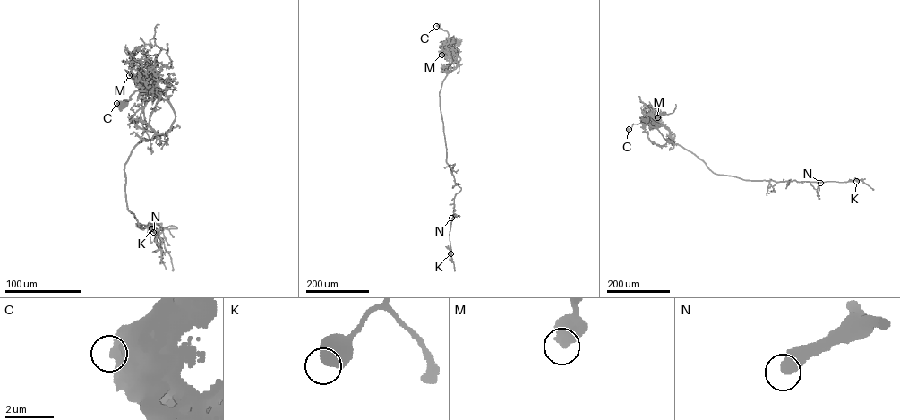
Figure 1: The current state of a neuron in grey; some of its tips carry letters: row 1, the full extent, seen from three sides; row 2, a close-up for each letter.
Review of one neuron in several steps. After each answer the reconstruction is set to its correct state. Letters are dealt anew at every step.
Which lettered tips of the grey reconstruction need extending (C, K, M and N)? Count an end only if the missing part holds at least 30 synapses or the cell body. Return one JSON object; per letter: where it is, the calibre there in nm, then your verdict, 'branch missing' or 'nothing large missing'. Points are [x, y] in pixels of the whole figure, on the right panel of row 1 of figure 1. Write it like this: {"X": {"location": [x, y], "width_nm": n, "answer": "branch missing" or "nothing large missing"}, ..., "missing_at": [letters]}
{"C": {"location": [629, 129], "width_nm": 750, "answer": "nothing large missing"}, "K": {"location": [856, 181], "width_nm": 650, "answer": "nothing large missing"}, "M": {"location": [657, 117], "width_nm": 550, "answer": "nothing large missing"}, "N": {"location": [820, 183], "width_nm": 600, "answer": "nothing large missing"}, "missing_at": []}

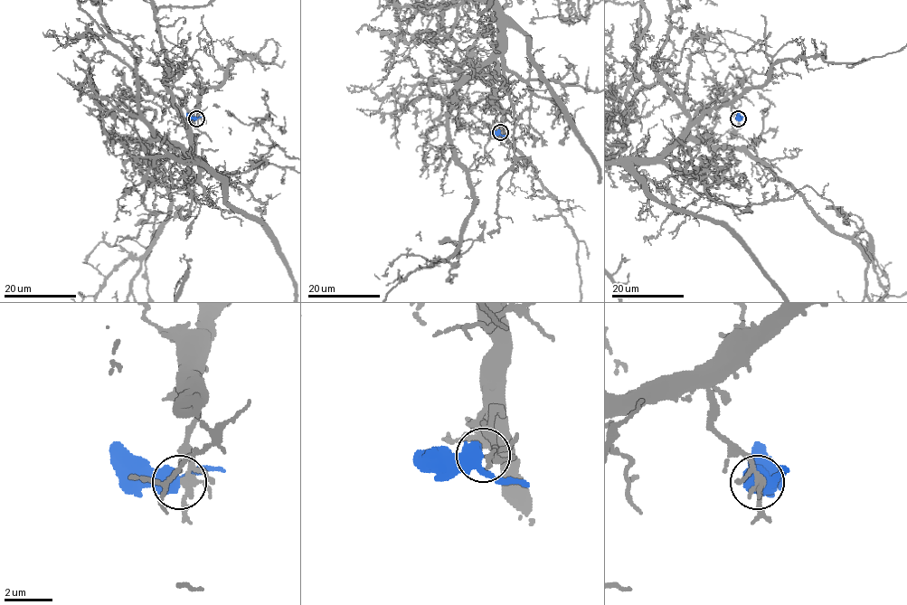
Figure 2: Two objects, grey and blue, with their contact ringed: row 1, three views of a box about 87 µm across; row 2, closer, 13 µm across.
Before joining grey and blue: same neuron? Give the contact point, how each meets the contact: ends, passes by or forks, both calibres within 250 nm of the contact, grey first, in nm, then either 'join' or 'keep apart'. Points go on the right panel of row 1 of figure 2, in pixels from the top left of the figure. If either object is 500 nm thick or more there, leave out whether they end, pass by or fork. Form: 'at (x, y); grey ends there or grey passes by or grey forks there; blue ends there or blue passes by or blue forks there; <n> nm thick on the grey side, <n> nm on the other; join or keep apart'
at (738, 118); 220 nm thick on the grey side, 550 nm on the other; keep apart

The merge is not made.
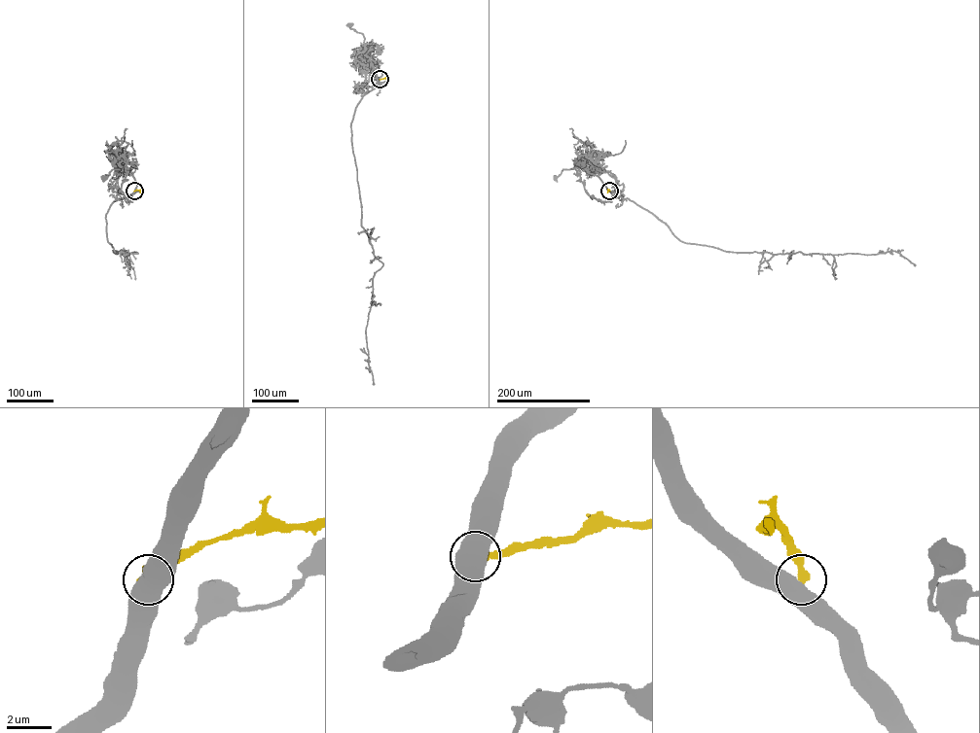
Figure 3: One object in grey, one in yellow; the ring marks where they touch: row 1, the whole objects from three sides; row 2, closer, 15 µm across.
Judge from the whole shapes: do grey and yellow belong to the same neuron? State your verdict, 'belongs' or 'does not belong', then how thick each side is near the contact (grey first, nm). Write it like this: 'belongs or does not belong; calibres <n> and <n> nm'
does not belong; calibres 750 and 440 nm

